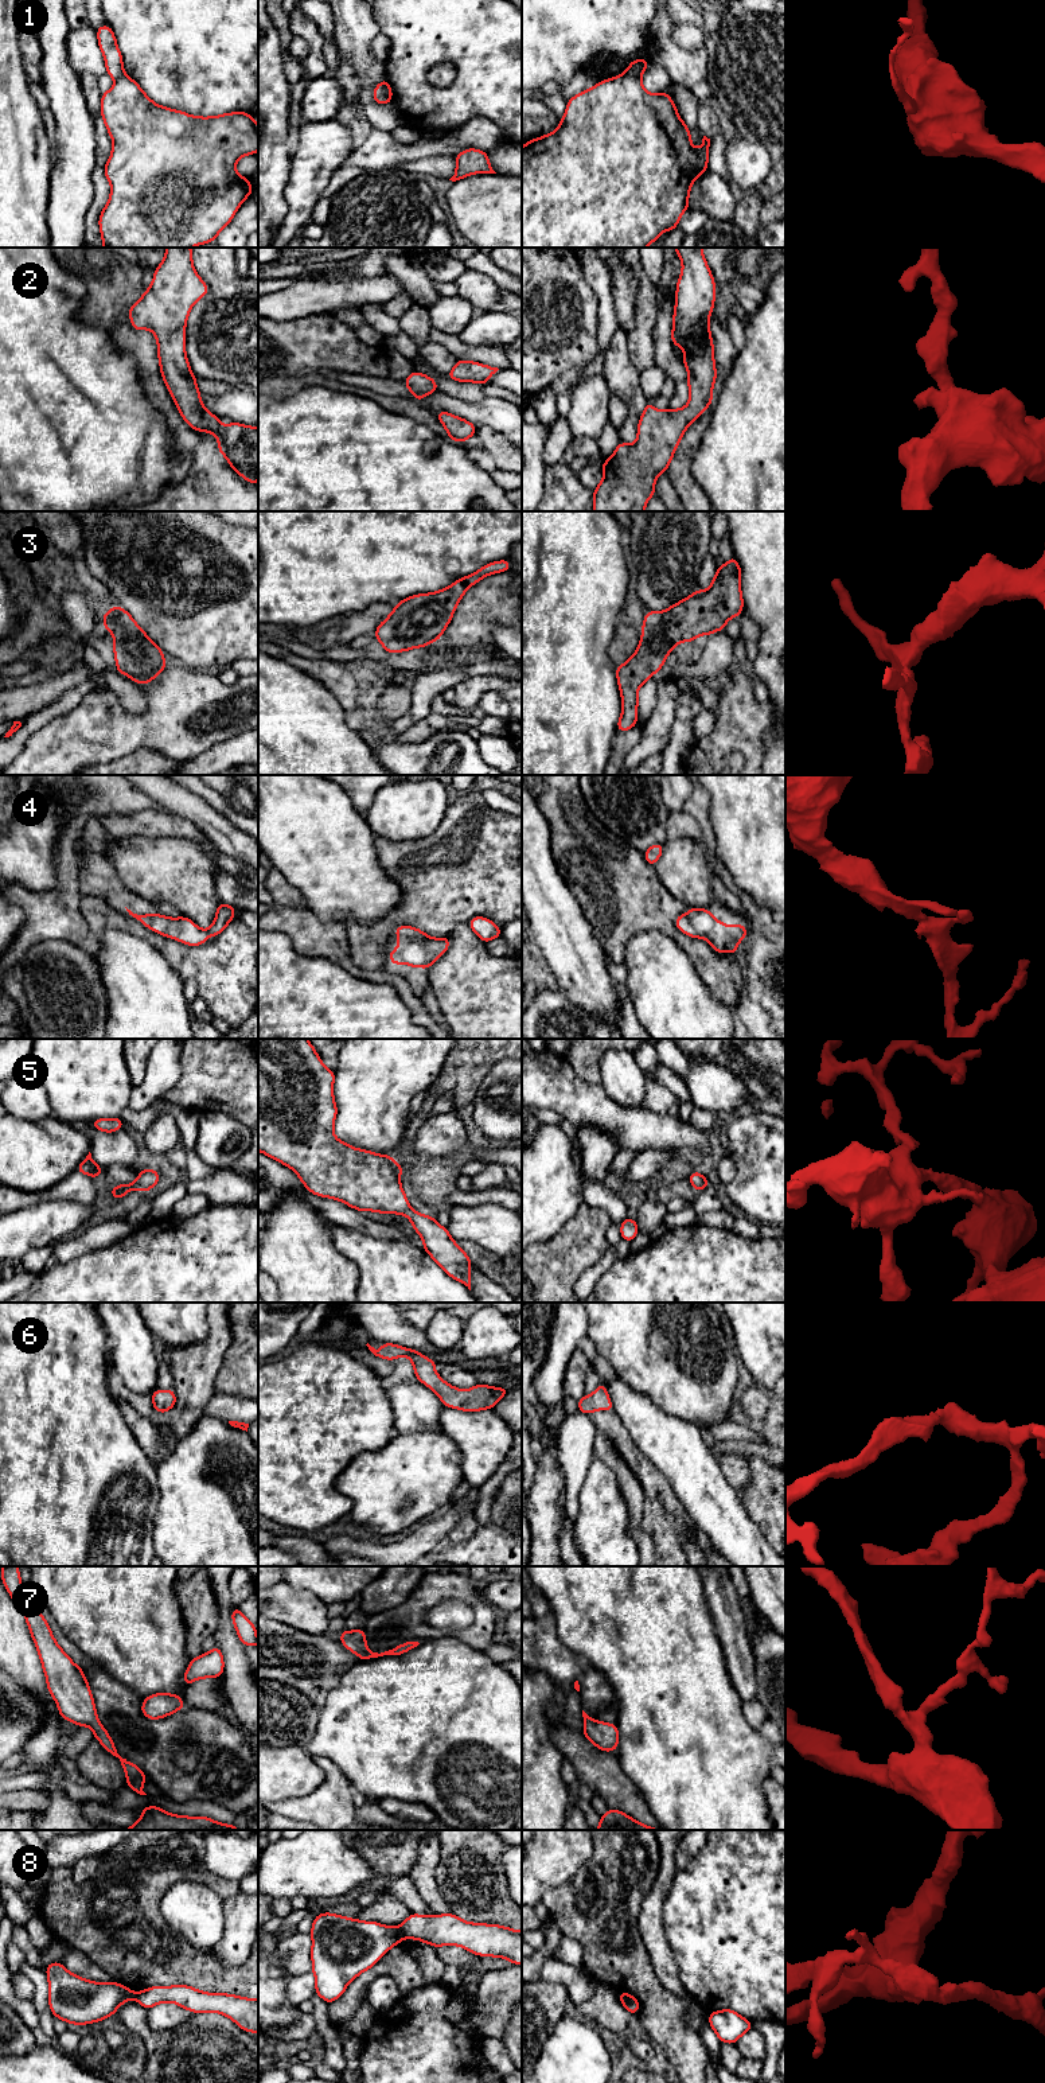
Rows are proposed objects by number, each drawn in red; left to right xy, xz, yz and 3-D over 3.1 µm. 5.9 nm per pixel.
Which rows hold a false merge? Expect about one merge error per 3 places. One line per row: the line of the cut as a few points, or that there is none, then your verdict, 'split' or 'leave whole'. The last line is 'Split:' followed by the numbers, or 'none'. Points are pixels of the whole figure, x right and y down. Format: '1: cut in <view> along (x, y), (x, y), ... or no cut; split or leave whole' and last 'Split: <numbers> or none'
1: cut in xz along (379, 84), (390, 100); split
2: no cut; leave whole
3: no cut; leave whole
4: no cut; leave whole
5: no cut; leave whole
6: no cut; leave whole
7: no cut; leave whole
8: cut in xz along (398, 1927), (405, 1937); split
Split: 1, 8

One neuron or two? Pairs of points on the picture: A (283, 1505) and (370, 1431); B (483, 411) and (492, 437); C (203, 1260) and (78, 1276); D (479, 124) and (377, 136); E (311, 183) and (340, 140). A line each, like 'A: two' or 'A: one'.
A: one
B: two
C: one
D: one
E: one

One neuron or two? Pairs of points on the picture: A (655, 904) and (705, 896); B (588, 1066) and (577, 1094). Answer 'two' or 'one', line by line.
A: two
B: two

